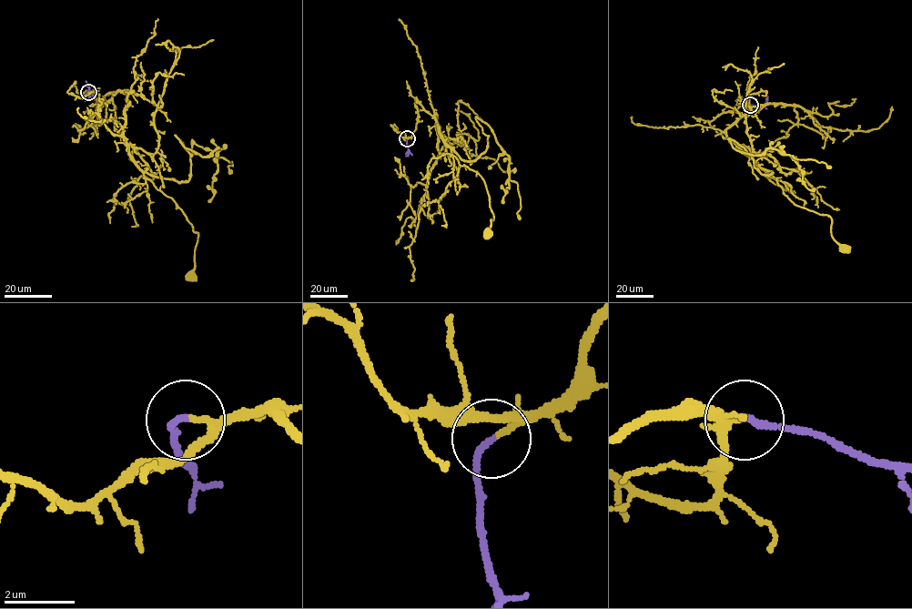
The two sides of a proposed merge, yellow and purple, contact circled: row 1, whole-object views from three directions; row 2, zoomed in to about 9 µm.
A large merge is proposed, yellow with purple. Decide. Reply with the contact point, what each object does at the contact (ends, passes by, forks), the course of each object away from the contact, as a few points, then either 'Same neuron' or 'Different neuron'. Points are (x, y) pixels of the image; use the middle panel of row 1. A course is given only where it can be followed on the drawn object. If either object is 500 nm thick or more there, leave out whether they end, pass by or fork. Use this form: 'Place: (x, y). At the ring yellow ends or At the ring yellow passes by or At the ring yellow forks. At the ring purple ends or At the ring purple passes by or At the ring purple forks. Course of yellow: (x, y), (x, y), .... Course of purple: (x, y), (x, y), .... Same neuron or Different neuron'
Place: (407, 138). At the ring yellow forks. At the ring purple ends. Course of yellow: (408, 138), (417, 122), (415, 97), (435, 119), (458, 163), (483, 180), (493, 218), (489, 232). Course of purple: (407, 138), (408, 155), (405, 156). Same neuron

